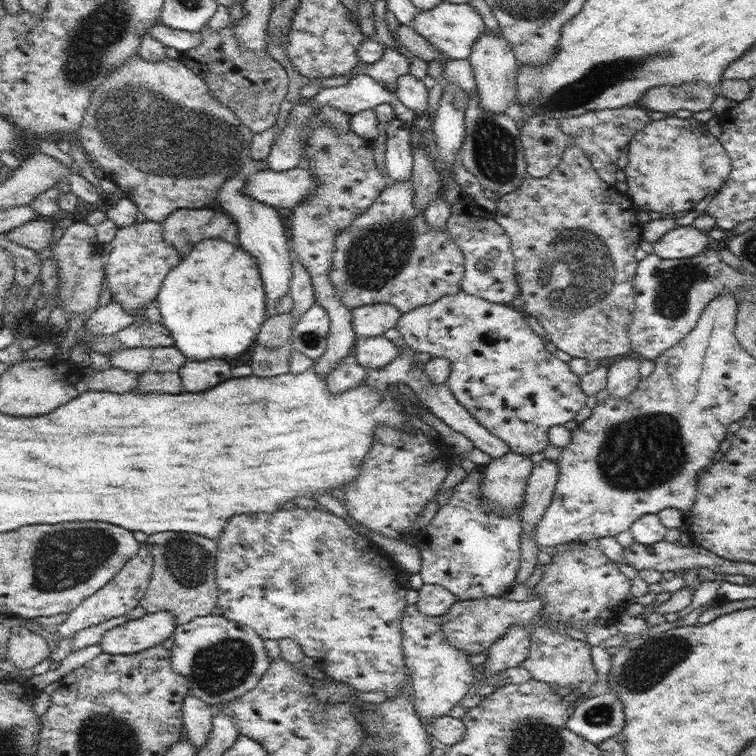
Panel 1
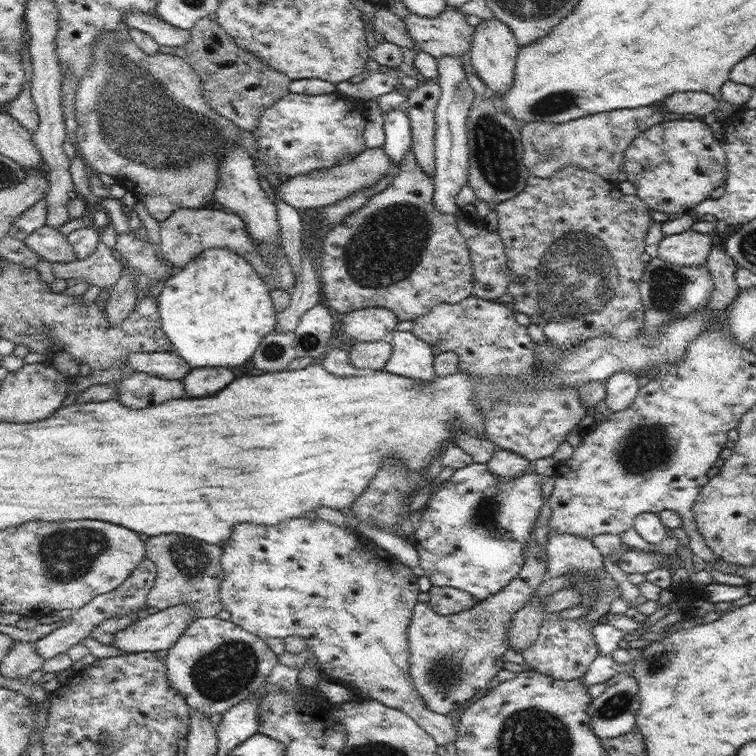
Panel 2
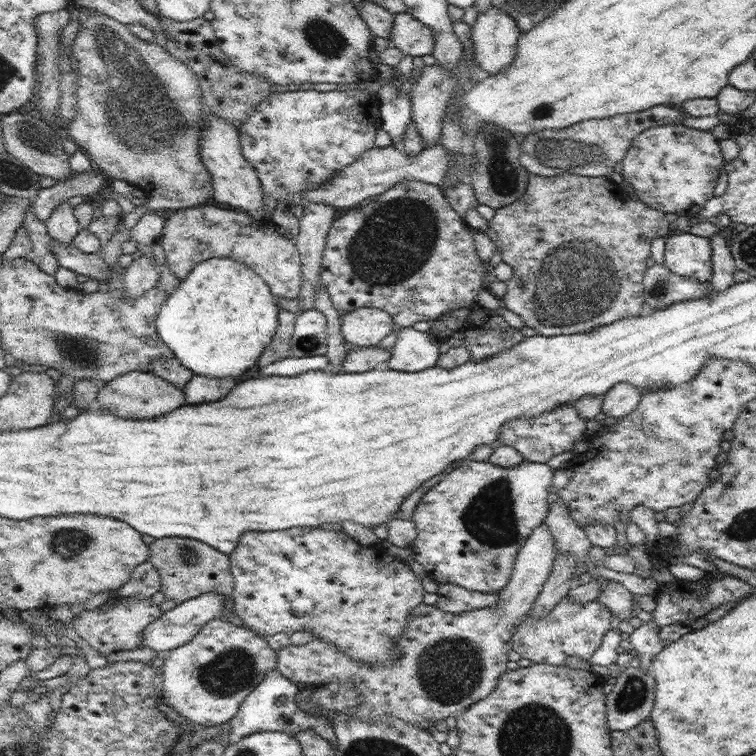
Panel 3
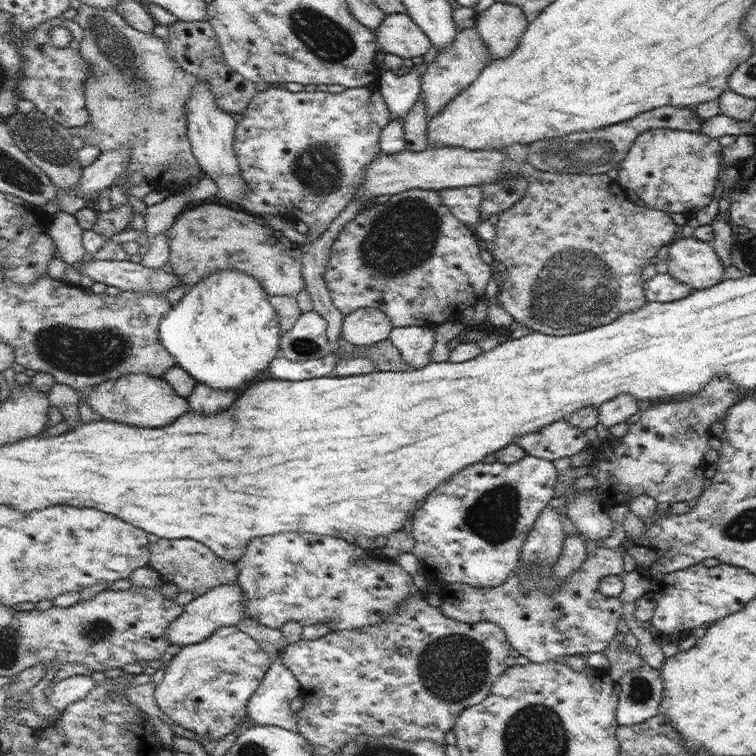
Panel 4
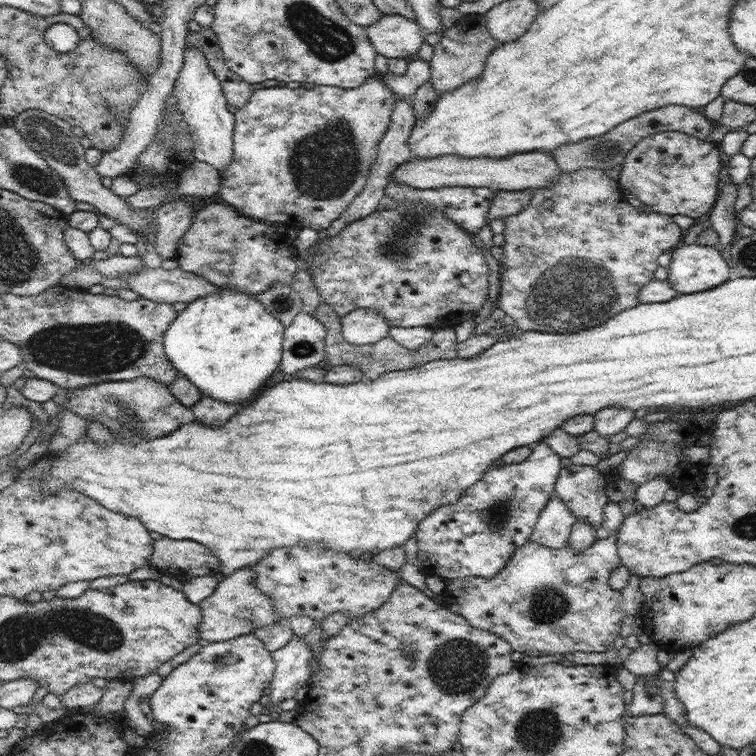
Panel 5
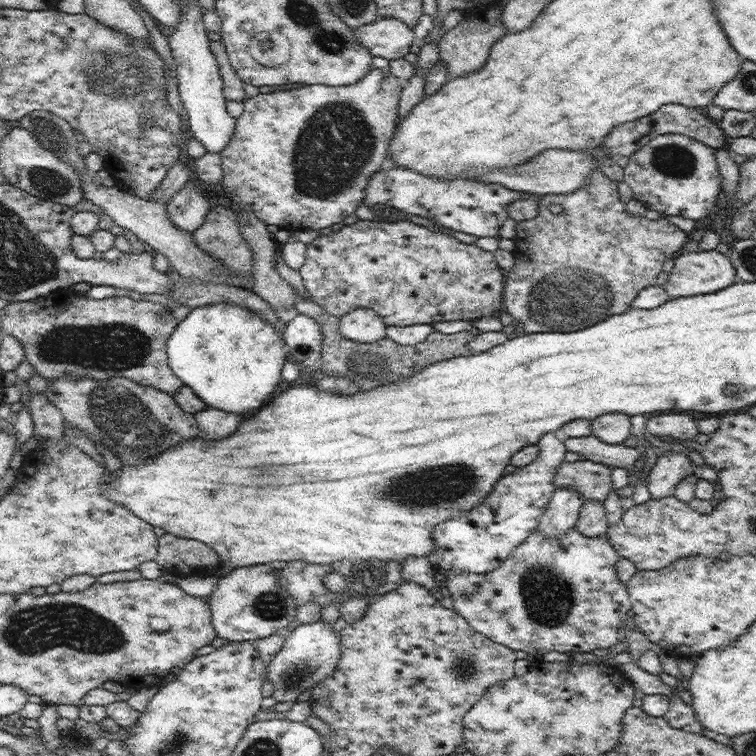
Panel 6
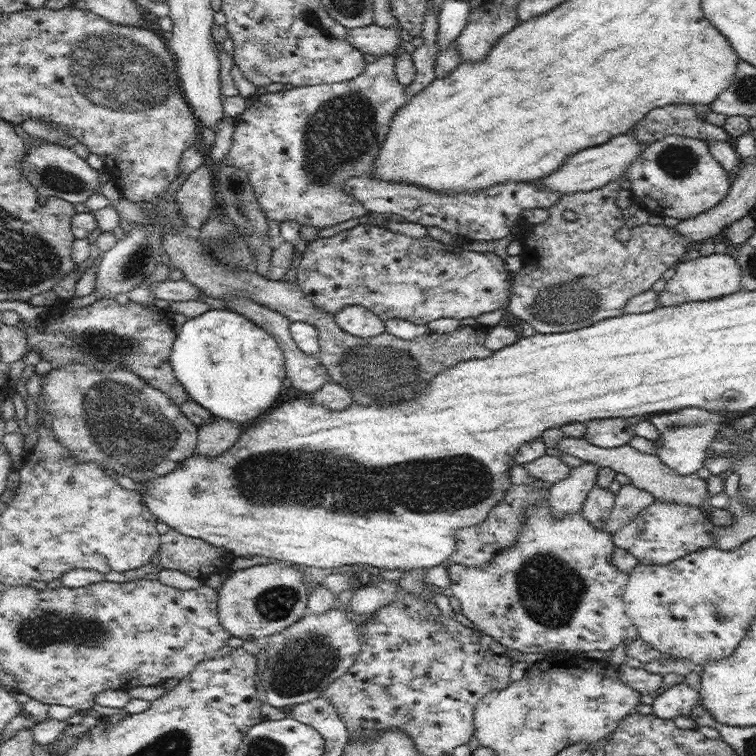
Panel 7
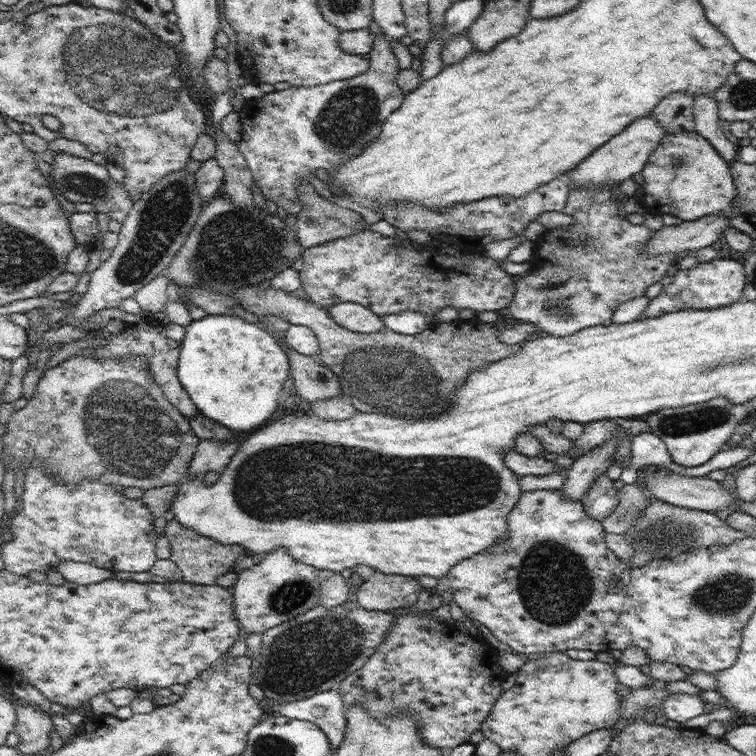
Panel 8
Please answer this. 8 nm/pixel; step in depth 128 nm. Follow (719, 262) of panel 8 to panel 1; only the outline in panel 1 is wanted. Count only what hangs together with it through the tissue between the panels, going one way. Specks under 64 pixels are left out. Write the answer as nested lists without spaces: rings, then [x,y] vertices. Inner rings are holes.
[[[677,225],[653,243],[654,254],[663,259],[690,258],[710,248],[707,232],[691,225]]]

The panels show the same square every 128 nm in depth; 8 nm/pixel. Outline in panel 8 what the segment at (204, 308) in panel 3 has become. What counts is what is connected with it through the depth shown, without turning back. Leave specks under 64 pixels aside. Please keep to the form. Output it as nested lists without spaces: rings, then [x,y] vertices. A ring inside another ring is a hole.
[[[206,315],[185,327],[177,362],[177,377],[200,413],[231,428],[250,432],[266,425],[278,410],[278,394],[289,378],[289,358],[276,339],[259,324],[228,315]]]

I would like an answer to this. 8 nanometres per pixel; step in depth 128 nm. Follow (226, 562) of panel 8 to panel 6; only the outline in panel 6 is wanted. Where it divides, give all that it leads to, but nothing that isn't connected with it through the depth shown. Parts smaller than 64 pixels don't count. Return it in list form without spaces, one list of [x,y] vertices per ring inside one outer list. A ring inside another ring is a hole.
[[[167,532],[159,539],[155,562],[165,573],[188,577],[216,575],[221,569],[218,553],[200,540],[184,539]]]

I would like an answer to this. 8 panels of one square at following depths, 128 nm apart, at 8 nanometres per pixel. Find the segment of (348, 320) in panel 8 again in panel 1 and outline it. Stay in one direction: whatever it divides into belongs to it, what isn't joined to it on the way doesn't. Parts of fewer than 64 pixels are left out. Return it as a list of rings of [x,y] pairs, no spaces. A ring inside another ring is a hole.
[[[378,303],[352,309],[352,328],[359,338],[384,335],[386,330],[397,326],[401,312],[393,304]]]

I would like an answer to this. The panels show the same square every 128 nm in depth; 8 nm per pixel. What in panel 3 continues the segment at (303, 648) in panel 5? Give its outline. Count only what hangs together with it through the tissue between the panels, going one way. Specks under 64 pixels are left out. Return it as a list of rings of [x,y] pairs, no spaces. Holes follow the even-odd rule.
[[[278,670],[270,671],[264,680],[244,698],[236,716],[232,717],[232,733],[226,734],[228,745],[238,742],[241,738],[250,736],[258,731],[280,731],[280,732],[300,732],[306,728],[312,728],[320,736],[327,738],[330,745],[337,748],[338,741],[332,724],[322,716],[310,716],[309,713],[302,711],[297,703],[294,702],[296,694],[300,690],[289,678],[281,675]]]

